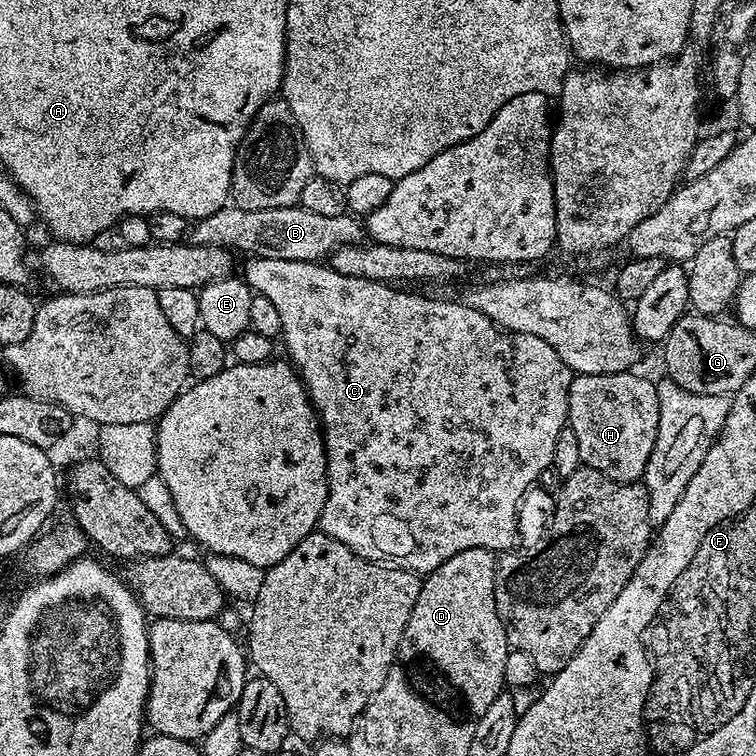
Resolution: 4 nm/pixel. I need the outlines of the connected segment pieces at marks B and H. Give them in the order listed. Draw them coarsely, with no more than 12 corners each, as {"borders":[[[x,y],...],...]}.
{"borders":[[[299,206],[219,208],[193,244],[253,257],[321,261],[359,244],[355,215]],[[635,371],[573,375],[579,463],[643,481],[656,384]]]}

